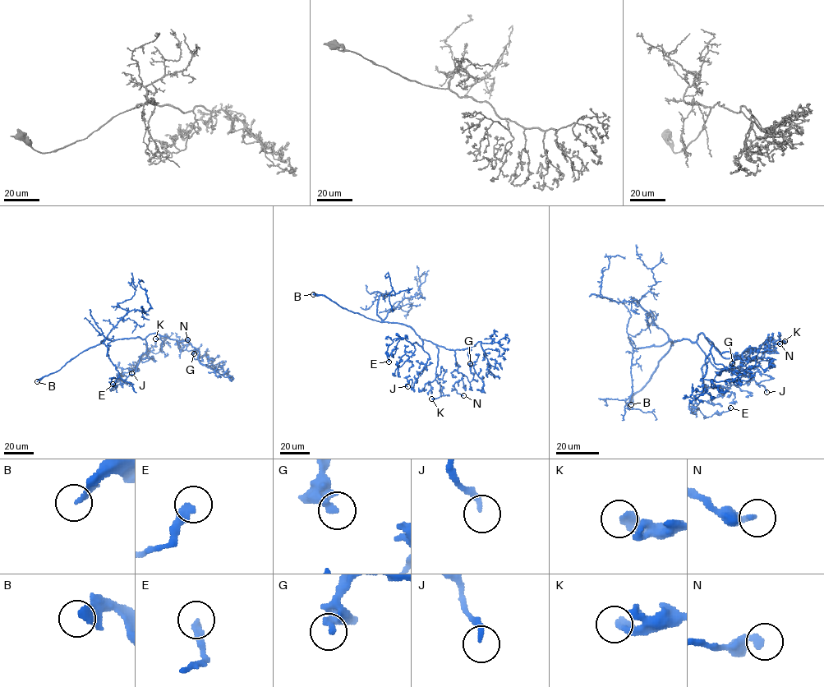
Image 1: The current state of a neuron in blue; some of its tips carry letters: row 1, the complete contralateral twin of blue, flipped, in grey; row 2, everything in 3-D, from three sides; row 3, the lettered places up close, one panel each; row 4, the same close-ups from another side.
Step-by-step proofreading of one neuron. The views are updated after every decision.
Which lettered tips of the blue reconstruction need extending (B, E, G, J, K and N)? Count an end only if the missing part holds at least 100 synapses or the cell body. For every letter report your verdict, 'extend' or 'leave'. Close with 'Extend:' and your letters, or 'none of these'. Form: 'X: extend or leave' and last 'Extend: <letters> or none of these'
B: extend
E: leave
G: leave
J: leave
K: leave
N: leave
Extend: B

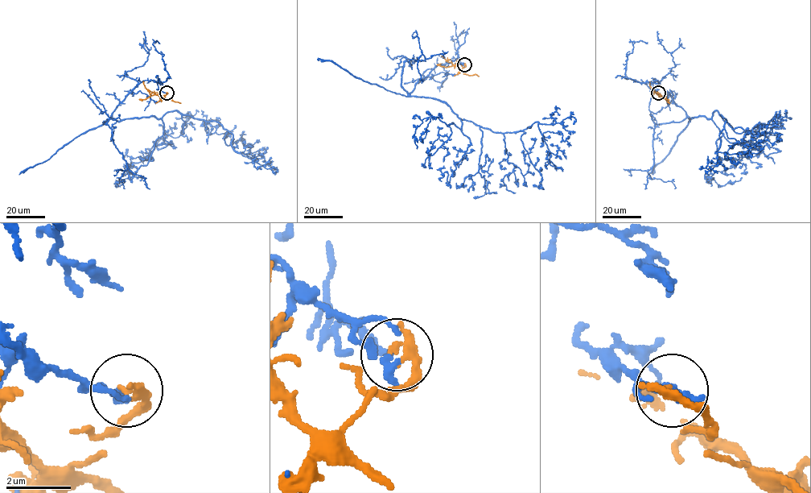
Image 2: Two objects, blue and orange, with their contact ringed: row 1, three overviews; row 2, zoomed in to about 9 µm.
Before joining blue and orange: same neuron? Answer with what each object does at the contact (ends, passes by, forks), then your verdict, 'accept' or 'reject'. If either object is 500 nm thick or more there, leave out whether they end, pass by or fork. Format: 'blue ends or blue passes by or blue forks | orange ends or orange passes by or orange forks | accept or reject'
blue ends | orange ends | reject

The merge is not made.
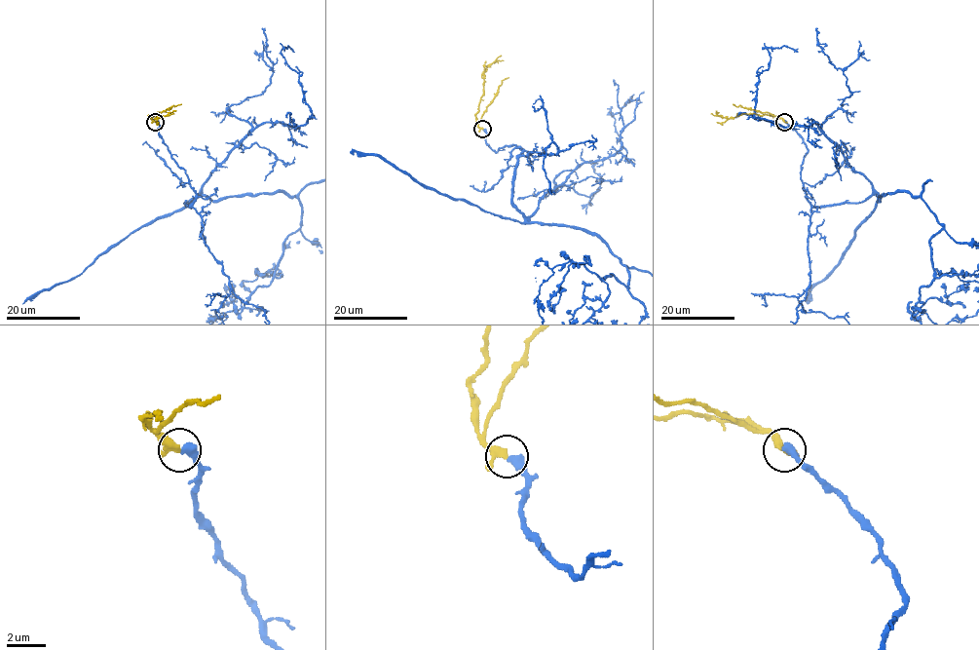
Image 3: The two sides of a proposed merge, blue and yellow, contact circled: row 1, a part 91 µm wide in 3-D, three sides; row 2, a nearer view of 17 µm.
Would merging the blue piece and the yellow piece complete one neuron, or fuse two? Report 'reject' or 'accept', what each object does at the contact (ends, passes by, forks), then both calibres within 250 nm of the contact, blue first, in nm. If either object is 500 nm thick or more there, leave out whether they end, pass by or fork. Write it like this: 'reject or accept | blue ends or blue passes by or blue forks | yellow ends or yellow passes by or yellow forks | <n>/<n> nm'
accept | blue ends | yellow passes by | 460/280 nm

